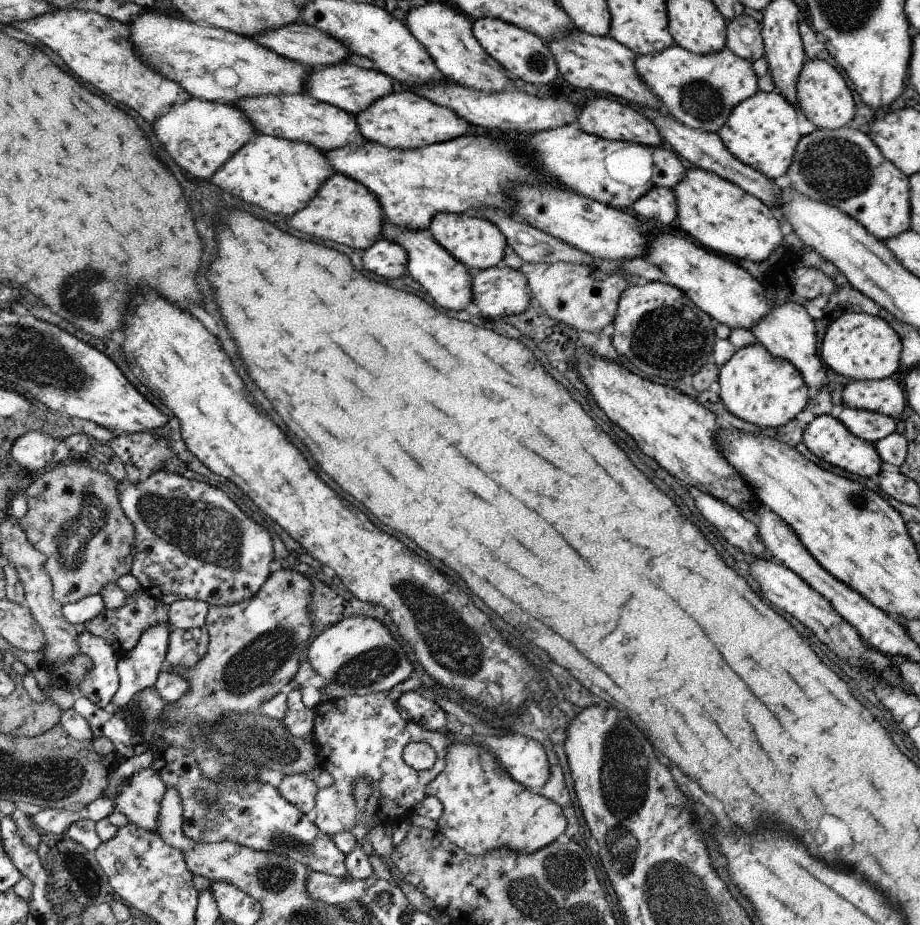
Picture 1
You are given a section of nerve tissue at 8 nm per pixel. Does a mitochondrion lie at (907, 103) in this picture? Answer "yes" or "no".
no

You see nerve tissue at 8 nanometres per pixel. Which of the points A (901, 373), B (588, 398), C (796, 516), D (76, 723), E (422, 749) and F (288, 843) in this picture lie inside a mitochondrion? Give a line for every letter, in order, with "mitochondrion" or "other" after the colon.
A: other
B: other
C: other
D: other
E: other
F: mitochondrion

